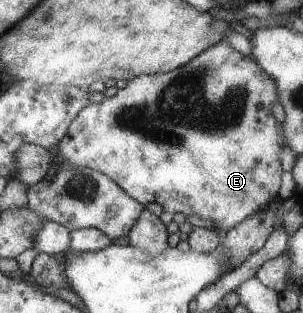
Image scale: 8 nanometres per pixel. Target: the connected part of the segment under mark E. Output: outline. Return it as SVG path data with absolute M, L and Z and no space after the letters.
M220 40L216 45L211 45L210 48L199 53L195 58L192 58L184 67L174 69L170 73L164 75L144 75L138 77L134 81L128 83L126 89L120 89L116 95L111 98L104 98L103 102L94 104L90 103L82 112L76 116L75 121L70 125L68 136L57 145L55 154L50 152L50 149L34 143L24 143L16 153L17 175L24 183L30 187L41 180L47 174L53 158L58 157L57 164L67 164L72 168L88 168L98 173L107 174L112 178L112 181L117 182L129 195L139 201L143 206L148 203L160 203L164 207L164 211L173 213L174 215L182 214L185 216L197 215L210 222L212 229L216 233L226 233L230 229L235 228L241 221L244 221L248 216L256 213L256 210L261 210L266 205L270 204L268 199L277 199L278 189L280 189L280 177L282 177L282 165L280 165L280 151L282 151L282 133L280 133L280 125L278 121L272 117L272 109L274 103L278 101L278 86L275 79L265 72L258 62L252 58L244 56L238 52L230 42Z

